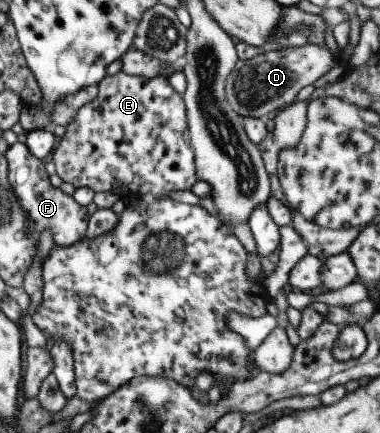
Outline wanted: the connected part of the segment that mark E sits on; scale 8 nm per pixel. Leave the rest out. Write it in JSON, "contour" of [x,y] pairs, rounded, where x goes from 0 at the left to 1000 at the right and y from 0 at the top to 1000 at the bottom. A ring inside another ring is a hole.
{"contour":[[[305,166],[297,173],[268,178],[268,182],[253,192],[253,201],[253,224],[247,224],[237,238],[216,242],[216,247],[200,256],[195,275],[168,289],[171,305],[155,316],[153,335],[147,335],[142,349],[134,349],[137,367],[132,372],[142,376],[145,400],[158,409],[161,418],[184,423],[184,427],[192,427],[197,434],[229,432],[247,446],[258,446],[258,441],[292,441],[308,448],[316,460],[358,455],[358,446],[363,446],[363,457],[379,457],[379,446],[400,446],[400,455],[405,450],[411,450],[411,455],[432,455],[432,450],[442,450],[447,441],[500,441],[505,427],[521,418],[521,411],[516,411],[516,388],[511,388],[511,351],[505,351],[505,337],[495,321],[484,236],[476,217],[461,212],[453,201],[447,201],[439,180],[432,173],[421,173],[384,182],[384,178]]]}

